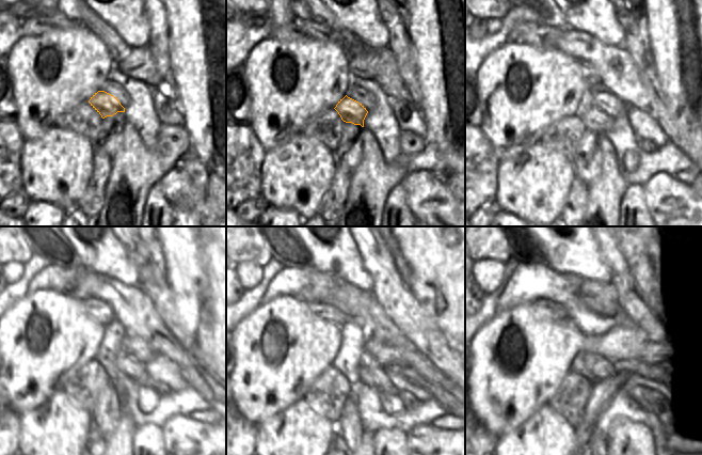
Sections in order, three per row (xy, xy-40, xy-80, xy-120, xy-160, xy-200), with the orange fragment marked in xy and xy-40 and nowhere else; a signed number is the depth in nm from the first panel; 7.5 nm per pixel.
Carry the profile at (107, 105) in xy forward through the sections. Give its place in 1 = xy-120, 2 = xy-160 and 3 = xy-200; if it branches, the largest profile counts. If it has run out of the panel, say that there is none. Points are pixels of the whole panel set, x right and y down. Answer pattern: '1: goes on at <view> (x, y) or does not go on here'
1: goes on at xy-120 (126, 363)
2: goes on at xy-160 (381, 381)
3: goes on at xy-200 (644, 396)

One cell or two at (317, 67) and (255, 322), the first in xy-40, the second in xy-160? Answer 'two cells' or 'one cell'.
one cell

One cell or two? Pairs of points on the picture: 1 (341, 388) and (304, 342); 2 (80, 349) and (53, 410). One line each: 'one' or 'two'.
1: two
2: two

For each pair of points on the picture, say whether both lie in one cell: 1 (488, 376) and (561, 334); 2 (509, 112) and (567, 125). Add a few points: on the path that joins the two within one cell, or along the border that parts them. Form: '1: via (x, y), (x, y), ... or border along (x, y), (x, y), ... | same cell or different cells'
1: via (506, 376), (520, 374), (543, 350) | same cell
2: border along (574, 113), (555, 121), (538, 140) | different cells

